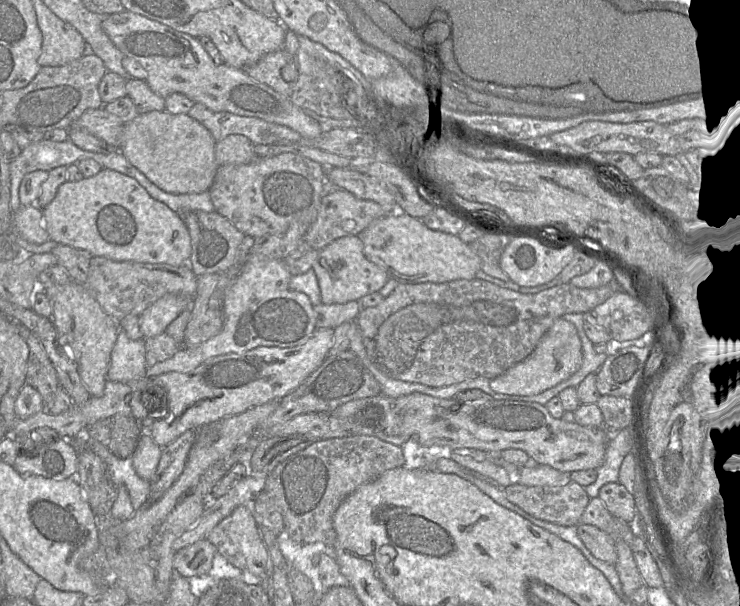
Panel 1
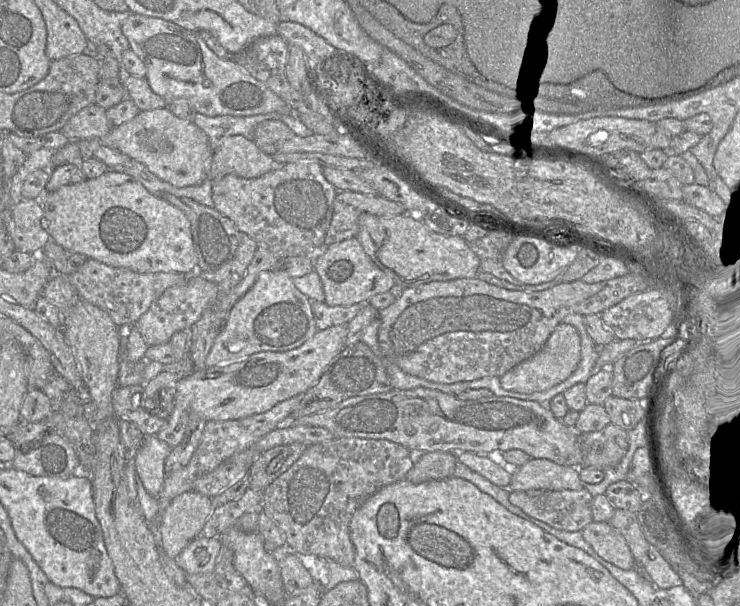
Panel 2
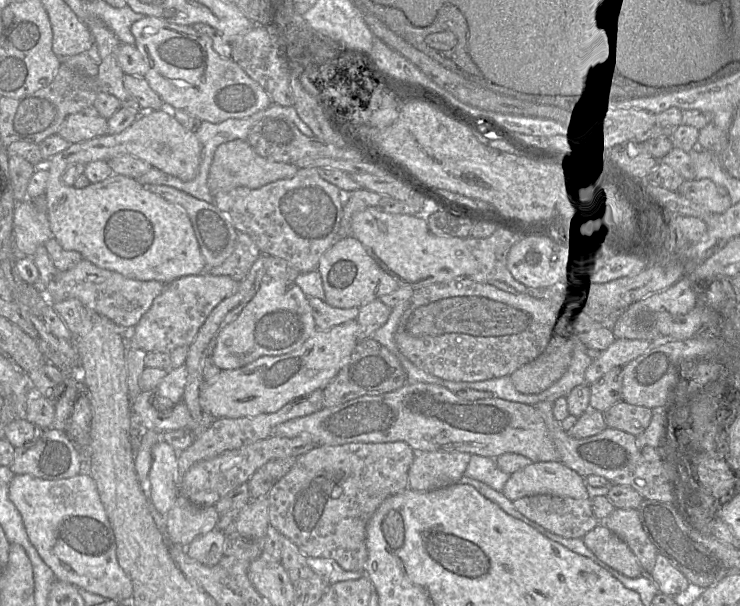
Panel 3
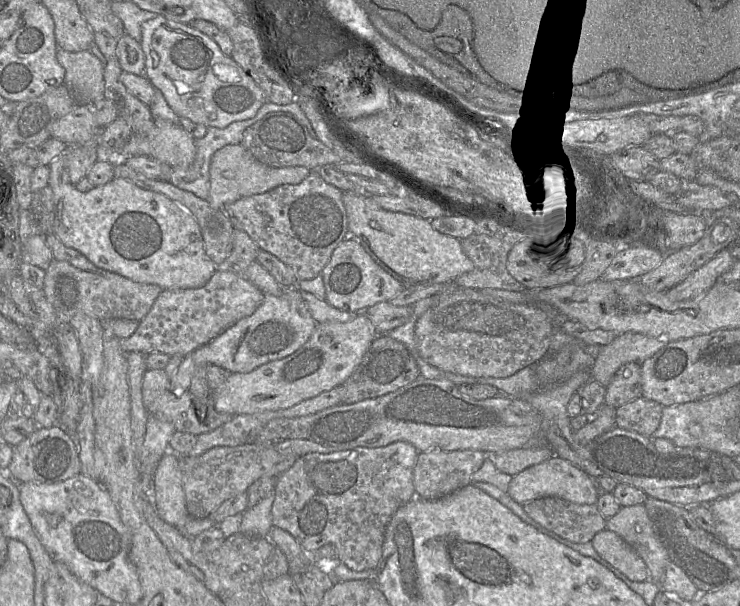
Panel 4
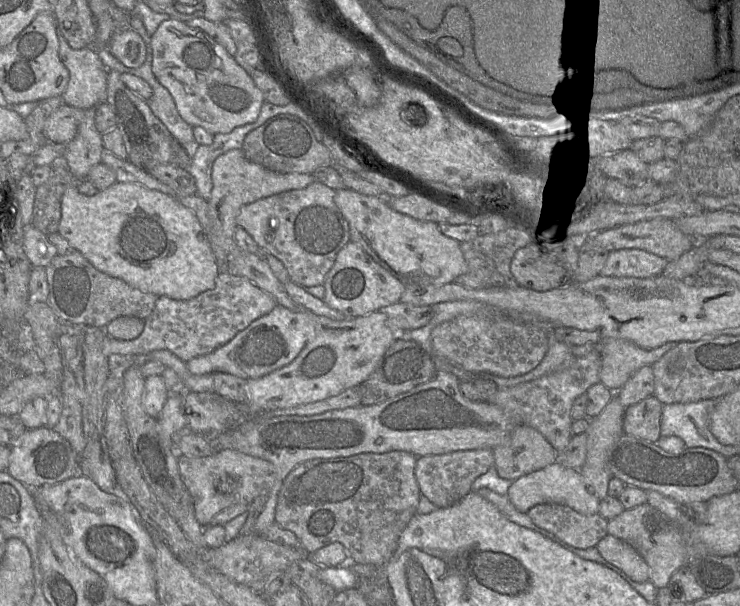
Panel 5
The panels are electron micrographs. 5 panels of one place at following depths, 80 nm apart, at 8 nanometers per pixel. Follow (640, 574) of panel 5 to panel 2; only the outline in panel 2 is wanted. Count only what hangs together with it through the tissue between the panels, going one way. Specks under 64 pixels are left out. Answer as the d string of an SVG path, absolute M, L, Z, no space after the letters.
M591 522L582 530L583 538L605 561L623 569L636 568L636 561L624 537L608 522Z

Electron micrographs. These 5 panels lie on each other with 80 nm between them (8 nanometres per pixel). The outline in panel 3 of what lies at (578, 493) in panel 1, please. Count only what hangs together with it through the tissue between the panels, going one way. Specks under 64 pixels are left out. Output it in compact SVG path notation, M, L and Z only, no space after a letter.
M539 494L512 503L526 518L564 538L583 538L600 523L592 511L590 498Z

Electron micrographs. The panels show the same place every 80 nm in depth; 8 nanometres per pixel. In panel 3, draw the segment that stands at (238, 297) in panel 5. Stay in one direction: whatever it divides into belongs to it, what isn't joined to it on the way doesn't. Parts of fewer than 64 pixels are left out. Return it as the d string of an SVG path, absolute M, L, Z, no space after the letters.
M208 273L181 277L158 295L140 321L124 336L127 345L146 353L171 353L178 347L189 347L212 310L225 298L233 295L239 286L229 276L214 276Z

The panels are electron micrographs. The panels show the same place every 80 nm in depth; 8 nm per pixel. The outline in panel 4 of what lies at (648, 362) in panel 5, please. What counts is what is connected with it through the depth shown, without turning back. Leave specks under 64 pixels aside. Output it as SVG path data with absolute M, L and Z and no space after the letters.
M626 332L601 347L590 368L591 380L608 386L617 370L629 362L642 363L662 349L668 341L641 333Z

